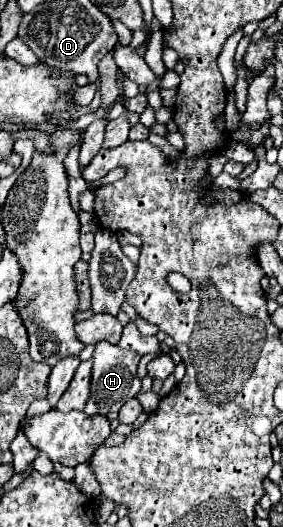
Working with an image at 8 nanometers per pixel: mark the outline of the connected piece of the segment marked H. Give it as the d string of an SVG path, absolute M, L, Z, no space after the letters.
M98 342L94 348L94 366L90 378L90 398L86 402L84 412L88 416L106 416L108 412L118 410L124 402L136 398L140 392L140 378L136 376L140 356L132 350L122 350L118 346L110 346L110 342Z

